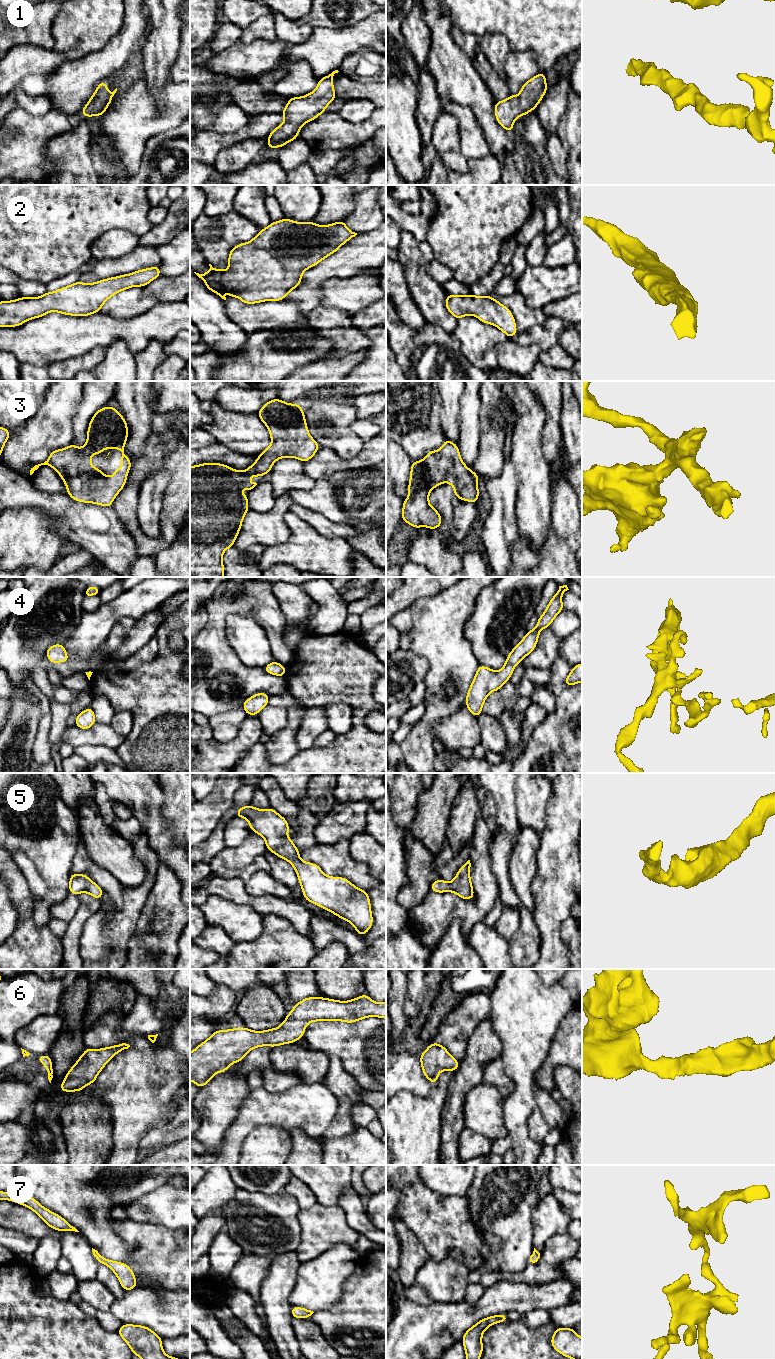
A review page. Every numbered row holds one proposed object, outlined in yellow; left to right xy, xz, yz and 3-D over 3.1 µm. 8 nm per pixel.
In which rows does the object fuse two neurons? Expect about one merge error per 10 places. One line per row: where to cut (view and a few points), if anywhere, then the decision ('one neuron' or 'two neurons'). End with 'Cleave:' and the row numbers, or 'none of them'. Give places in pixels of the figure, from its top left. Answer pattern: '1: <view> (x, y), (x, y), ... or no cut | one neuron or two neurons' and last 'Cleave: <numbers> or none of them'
1: no cut | one neuron
2: no cut | one neuron
3: no cut | one neuron
4: no cut | one neuron
5: no cut | one neuron
6: no cut | one neuron
7: no cut | one neuron
Cleave: none of them

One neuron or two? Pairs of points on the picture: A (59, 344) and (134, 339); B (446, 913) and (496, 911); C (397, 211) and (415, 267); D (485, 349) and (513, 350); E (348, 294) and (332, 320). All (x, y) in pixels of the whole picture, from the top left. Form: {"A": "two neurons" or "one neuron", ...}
{"A": "one neuron", "B": "two neurons", "C": "two neurons", "D": "two neurons", "E": "two neurons"}

